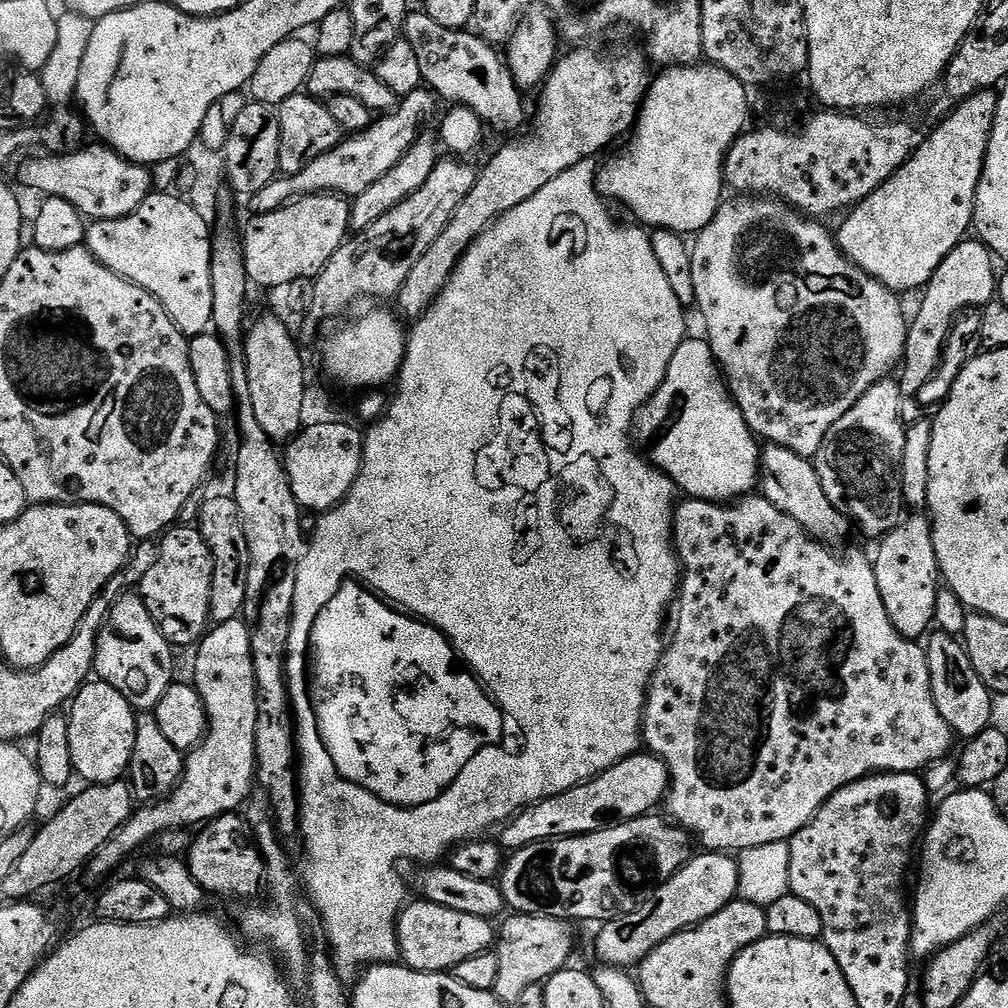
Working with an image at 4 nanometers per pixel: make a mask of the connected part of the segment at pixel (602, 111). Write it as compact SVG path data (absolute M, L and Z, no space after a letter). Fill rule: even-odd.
M576 46L569 56L561 55L539 89L540 105L536 108L536 125L532 128L532 136L520 140L517 144L508 144L501 152L493 154L488 164L479 171L475 185L462 205L455 211L454 218L447 224L446 230L438 236L437 241L430 246L422 259L410 270L406 282L396 295L399 310L411 320L418 320L440 296L448 285L449 278L457 268L458 261L473 242L500 216L505 216L514 206L522 206L526 198L534 198L546 182L558 178L571 168L581 167L591 156L604 152L619 136L627 137L633 131L636 117L644 103L644 95L648 92L650 75L649 61L640 56L595 56L588 46Z

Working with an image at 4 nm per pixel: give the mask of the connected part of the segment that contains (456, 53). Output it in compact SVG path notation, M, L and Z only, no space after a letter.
M423 10L409 11L404 20L403 39L408 41L410 50L414 50L414 58L418 58L418 70L422 70L422 81L441 101L453 100L456 104L465 104L469 113L475 114L481 120L492 124L498 131L504 132L508 124L516 128L524 120L524 100L522 90L516 85L516 79L508 71L508 65L502 59L495 47L489 44L483 36L472 30L462 28L447 28L438 26L434 18L430 18Z

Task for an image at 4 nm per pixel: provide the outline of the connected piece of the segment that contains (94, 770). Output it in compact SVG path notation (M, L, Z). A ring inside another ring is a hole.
M89 682L77 696L72 697L66 715L70 726L70 758L75 775L88 780L84 782L89 785L117 783L127 773L134 754L137 709L129 700L122 698L114 686Z

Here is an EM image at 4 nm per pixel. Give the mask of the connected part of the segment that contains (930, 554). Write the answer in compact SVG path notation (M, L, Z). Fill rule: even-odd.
M924 514L908 515L901 519L894 531L886 533L879 541L880 549L876 556L874 552L874 567L878 594L882 594L882 602L886 606L886 614L890 614L890 622L894 622L894 630L901 632L907 640L919 641L927 637L933 627L942 577L932 541L931 519Z

